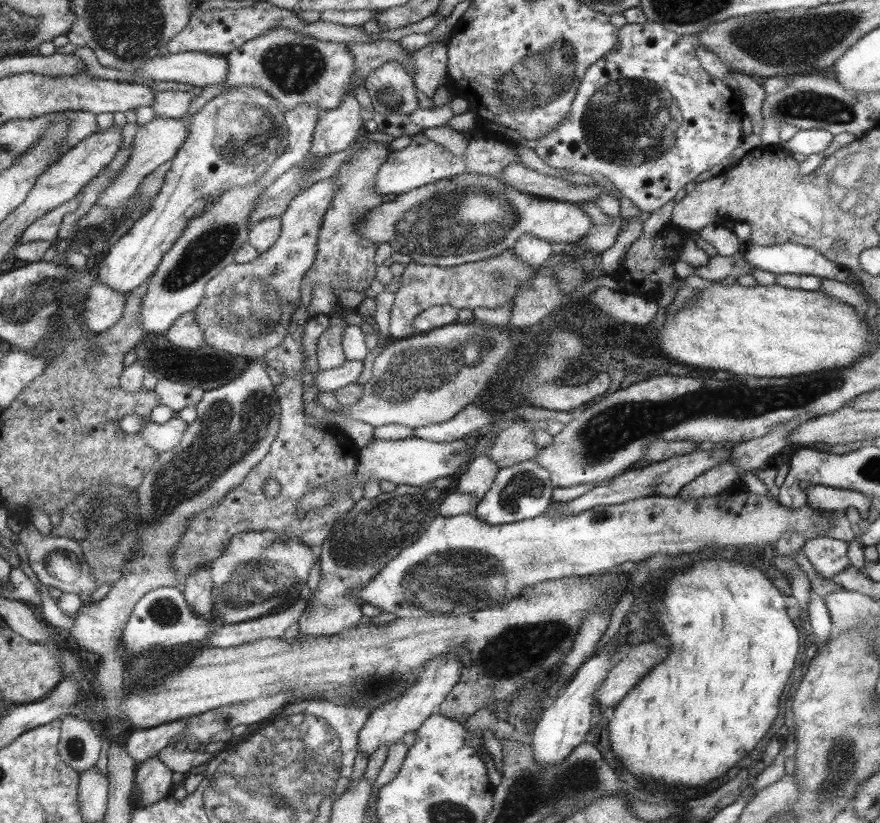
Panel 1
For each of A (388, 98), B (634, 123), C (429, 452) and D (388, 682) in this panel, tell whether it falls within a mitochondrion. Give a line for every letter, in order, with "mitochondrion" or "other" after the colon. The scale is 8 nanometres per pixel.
A: mitochondrion
B: mitochondrion
C: other
D: mitochondrion

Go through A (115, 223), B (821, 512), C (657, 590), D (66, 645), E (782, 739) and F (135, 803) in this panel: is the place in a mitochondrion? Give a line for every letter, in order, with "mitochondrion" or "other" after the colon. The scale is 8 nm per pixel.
A: other
B: other
C: other
D: other
E: other
F: other

